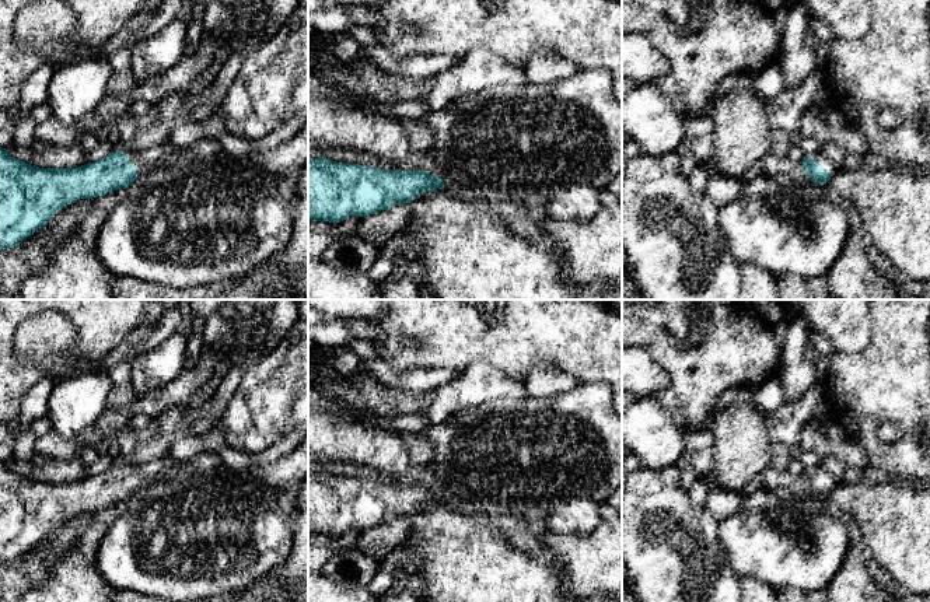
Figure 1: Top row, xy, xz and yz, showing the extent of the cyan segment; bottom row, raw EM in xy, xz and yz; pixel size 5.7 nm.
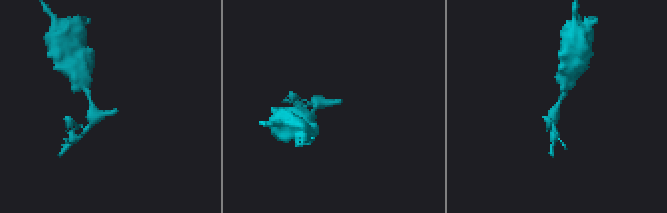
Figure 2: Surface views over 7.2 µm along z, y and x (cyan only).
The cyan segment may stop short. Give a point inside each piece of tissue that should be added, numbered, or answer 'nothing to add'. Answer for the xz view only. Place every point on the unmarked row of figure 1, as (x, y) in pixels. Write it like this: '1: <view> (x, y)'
nothing to add

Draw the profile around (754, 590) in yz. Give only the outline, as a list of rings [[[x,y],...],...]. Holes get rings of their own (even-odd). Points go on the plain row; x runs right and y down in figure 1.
[[[742,577],[741,589],[741,602],[777,602],[777,591],[761,580]]]

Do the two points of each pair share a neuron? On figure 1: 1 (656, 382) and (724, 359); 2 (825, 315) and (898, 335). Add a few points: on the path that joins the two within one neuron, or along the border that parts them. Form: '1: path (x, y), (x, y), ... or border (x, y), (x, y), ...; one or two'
1: border (649, 352), (664, 370), (671, 384); two
2: border (869, 314), (870, 342), (850, 354); two

